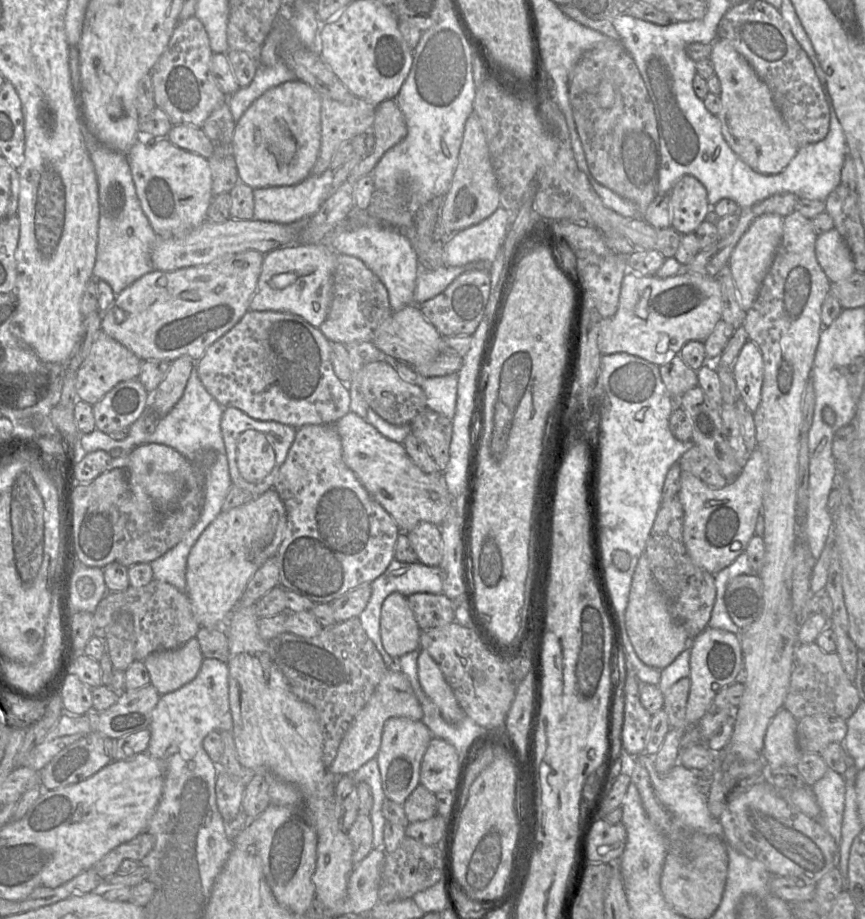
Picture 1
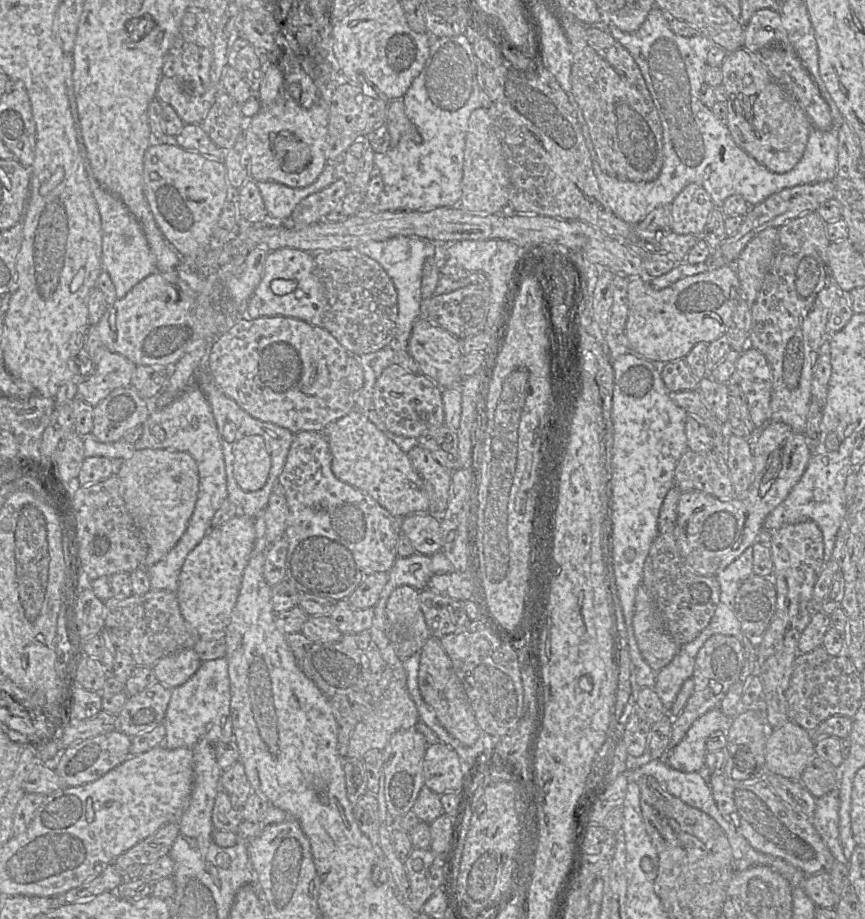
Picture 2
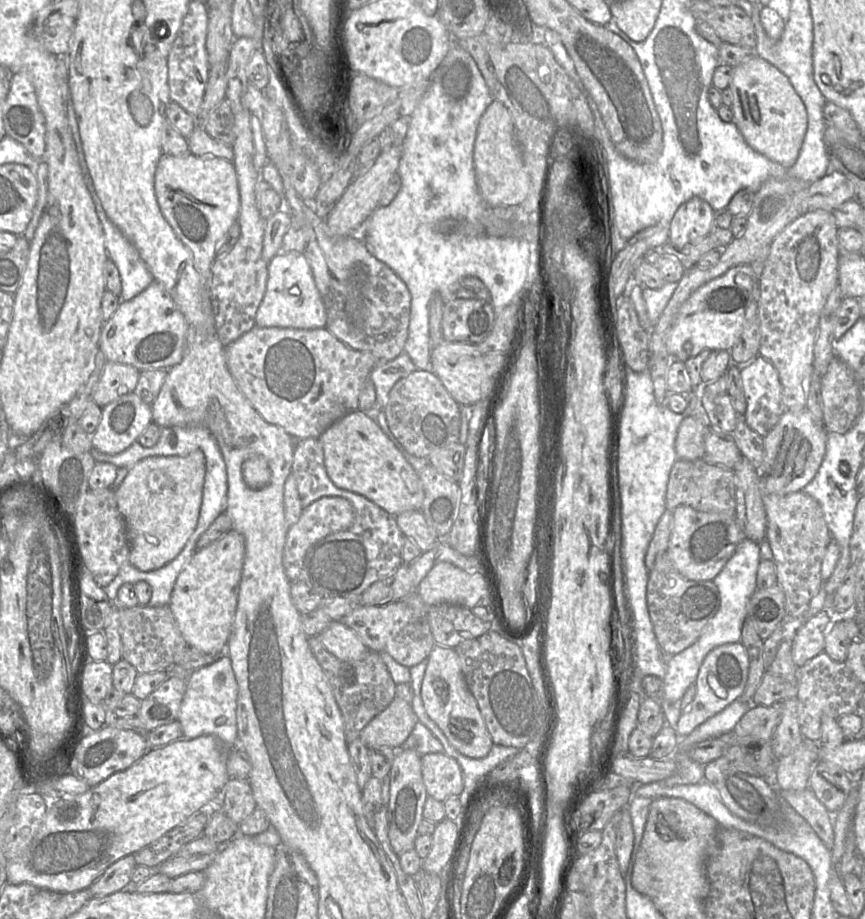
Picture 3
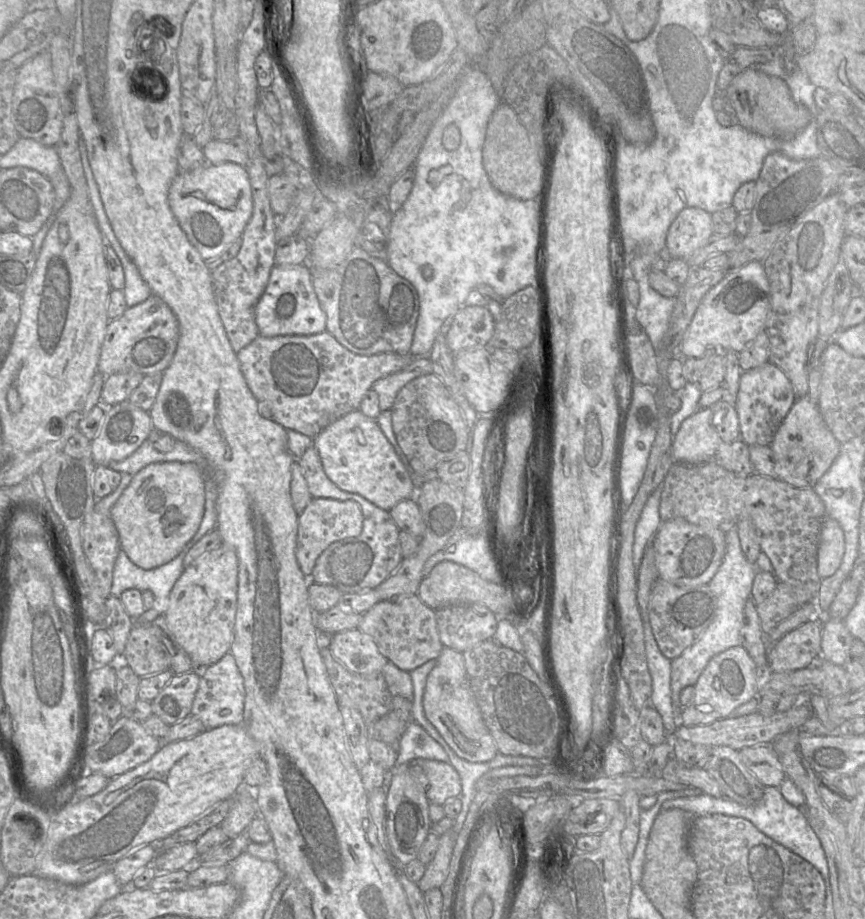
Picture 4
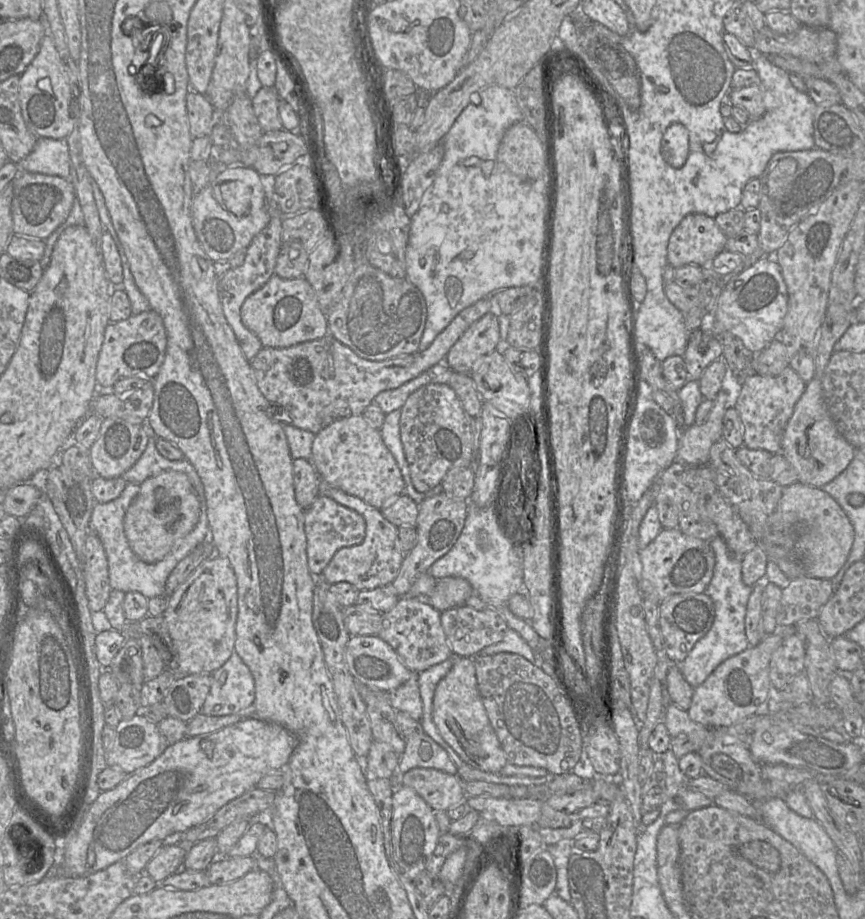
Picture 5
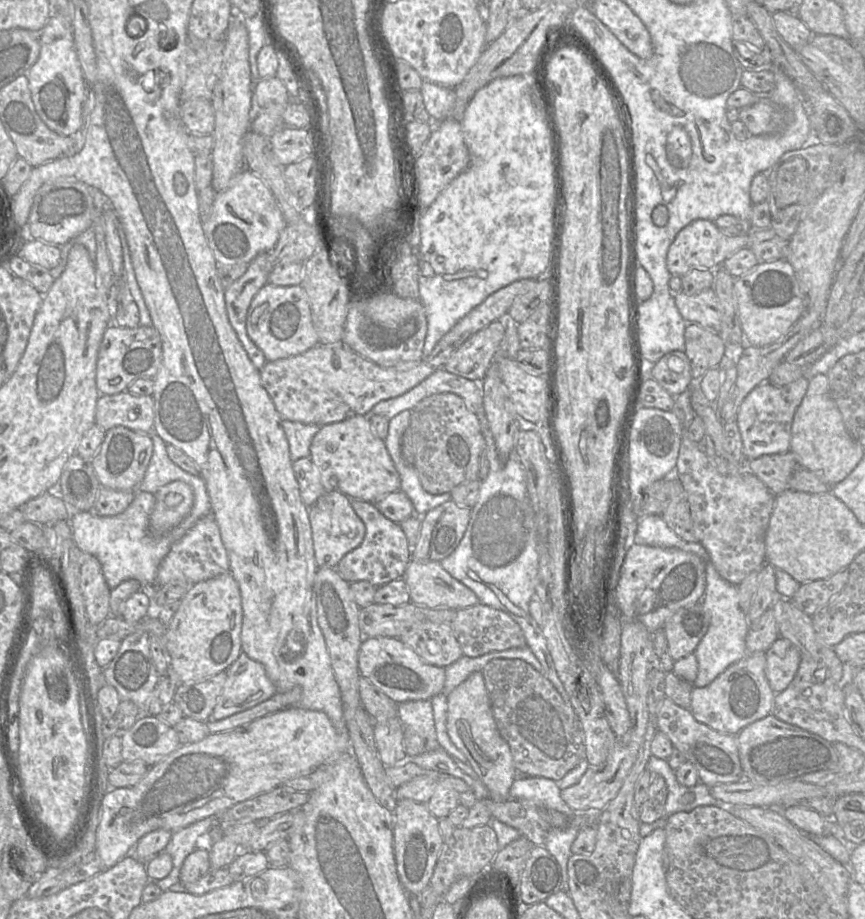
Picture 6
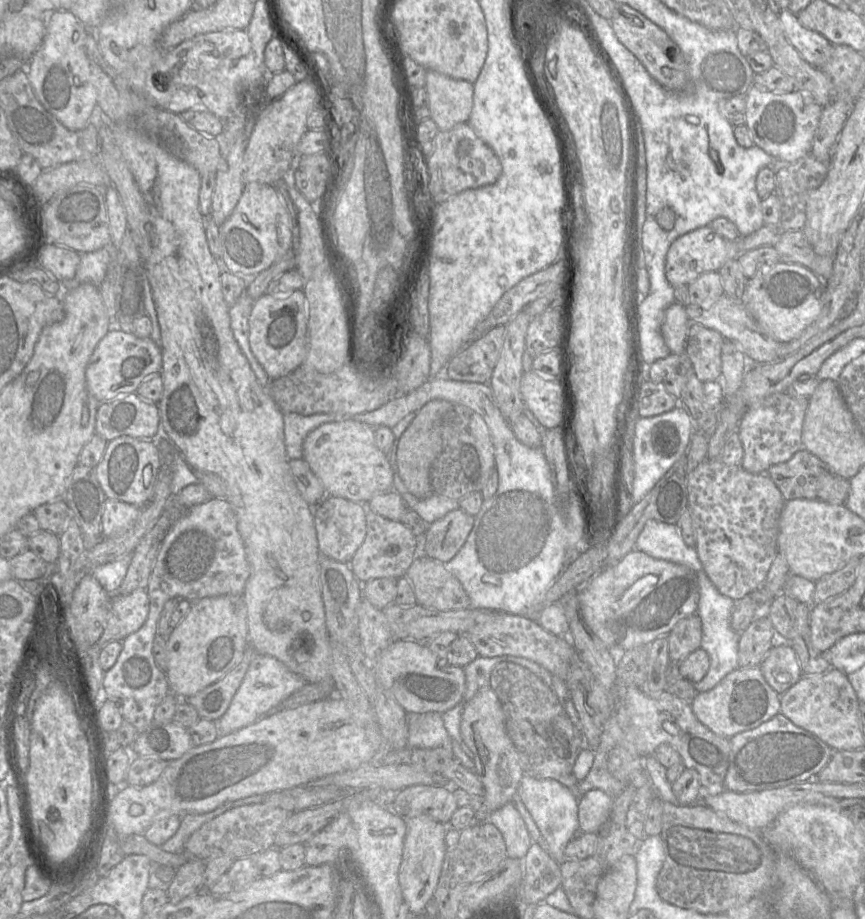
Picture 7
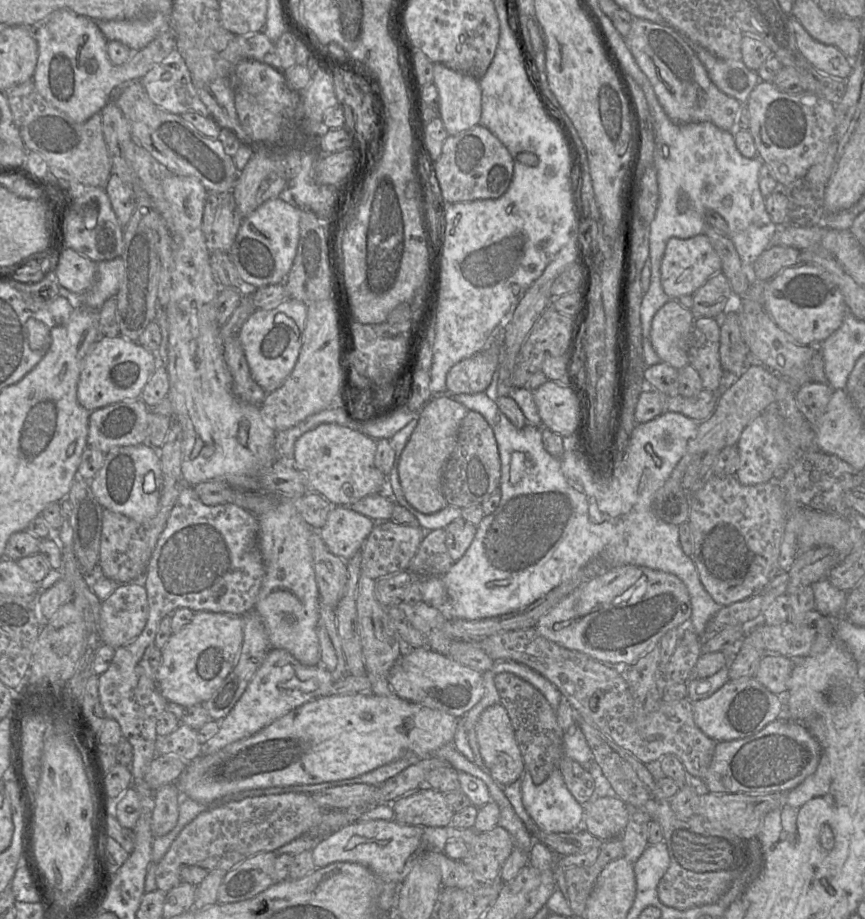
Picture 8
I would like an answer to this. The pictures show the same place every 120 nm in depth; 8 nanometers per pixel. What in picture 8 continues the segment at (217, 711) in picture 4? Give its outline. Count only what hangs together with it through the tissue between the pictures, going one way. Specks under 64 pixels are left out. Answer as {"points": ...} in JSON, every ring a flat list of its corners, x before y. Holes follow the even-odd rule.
{"points":[[271,648,240,699,224,719,217,721,219,731,202,744,200,755,213,754,237,740,259,732,301,705,319,697,328,696,328,691,334,682,332,673,322,664,305,666,288,651]]}

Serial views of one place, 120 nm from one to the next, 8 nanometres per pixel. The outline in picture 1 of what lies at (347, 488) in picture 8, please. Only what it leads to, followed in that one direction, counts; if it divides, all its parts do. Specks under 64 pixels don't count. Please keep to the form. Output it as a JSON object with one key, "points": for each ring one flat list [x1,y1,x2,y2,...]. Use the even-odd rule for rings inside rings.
{"points":[[353,412,340,418,334,427,341,439,345,464,369,494,391,515,401,532,408,533,421,522,438,526,444,522,454,497,448,491,443,471,422,471,408,456,402,443,387,439]]}

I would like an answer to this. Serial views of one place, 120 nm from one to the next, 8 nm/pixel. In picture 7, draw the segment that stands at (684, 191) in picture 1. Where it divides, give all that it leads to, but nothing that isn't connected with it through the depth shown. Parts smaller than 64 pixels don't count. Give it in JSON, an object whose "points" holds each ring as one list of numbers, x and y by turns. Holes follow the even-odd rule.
{"points":[[710,225,697,228,678,237,670,245,665,261,666,278,673,287,688,285,703,273,717,272,728,260,737,258,741,253,762,246,774,246,784,232,778,225,764,225,750,235,731,241,716,233]]}

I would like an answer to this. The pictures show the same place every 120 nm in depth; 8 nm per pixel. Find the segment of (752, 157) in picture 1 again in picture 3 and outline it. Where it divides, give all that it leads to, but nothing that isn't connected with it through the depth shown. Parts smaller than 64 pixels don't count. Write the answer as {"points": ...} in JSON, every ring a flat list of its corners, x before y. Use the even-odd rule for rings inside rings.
{"points":[[756,54,733,67,733,75,728,88,731,90,733,100,731,107,733,123,747,144,771,161,787,169,791,168,797,161,807,132,808,114,790,80,779,69]]}

